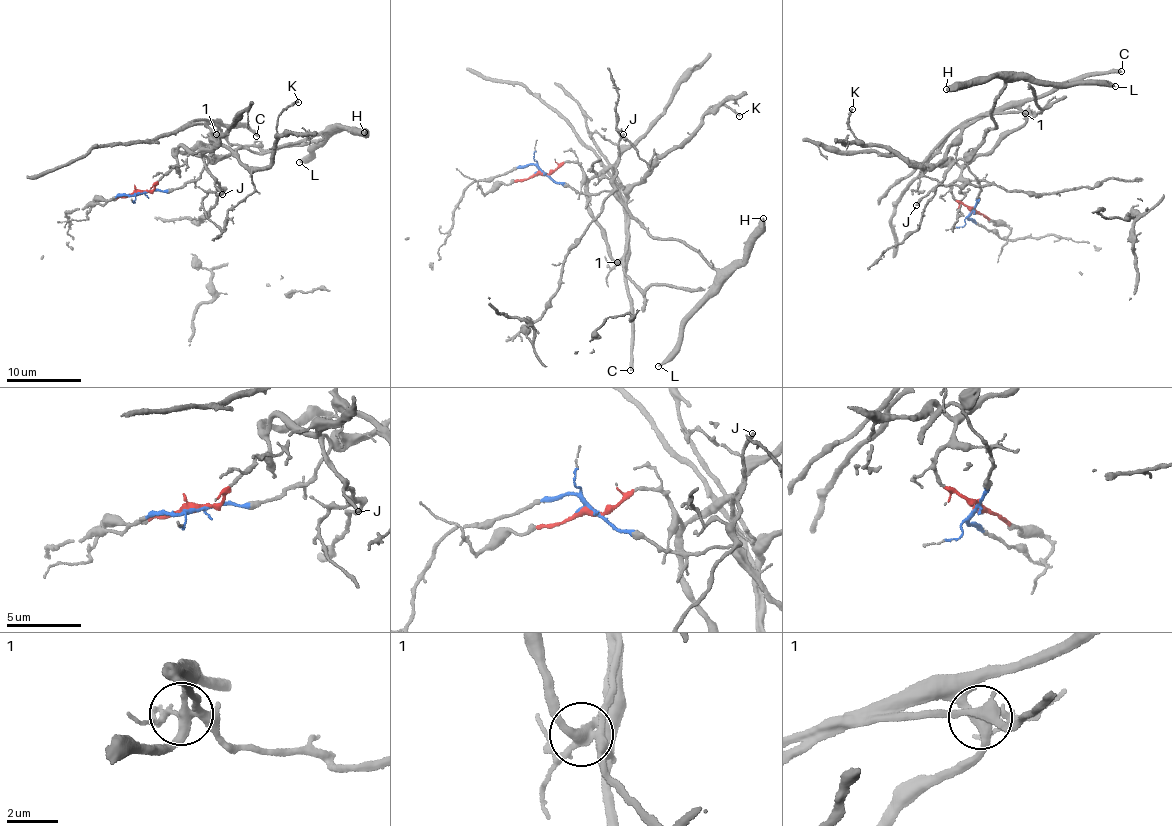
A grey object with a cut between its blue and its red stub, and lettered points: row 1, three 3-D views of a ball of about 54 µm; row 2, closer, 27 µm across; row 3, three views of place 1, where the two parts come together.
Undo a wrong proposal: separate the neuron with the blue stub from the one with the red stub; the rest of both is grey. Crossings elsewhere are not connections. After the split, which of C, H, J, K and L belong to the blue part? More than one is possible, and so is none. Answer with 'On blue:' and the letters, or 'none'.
On blue: H, J, L

